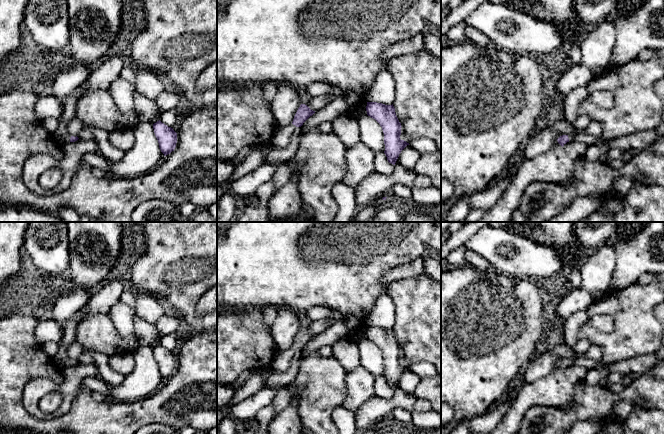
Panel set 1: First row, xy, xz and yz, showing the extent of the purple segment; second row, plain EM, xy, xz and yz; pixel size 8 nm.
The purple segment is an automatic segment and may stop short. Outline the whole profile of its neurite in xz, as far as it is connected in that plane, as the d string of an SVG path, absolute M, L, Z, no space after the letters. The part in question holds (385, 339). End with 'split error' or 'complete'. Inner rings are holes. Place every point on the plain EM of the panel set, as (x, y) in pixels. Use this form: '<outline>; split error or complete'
M367 326L367 339L375 343L382 351L384 357L385 379L389 387L395 389L401 375L409 369L400 363L401 347L399 346L395 332L377 326Z; complete

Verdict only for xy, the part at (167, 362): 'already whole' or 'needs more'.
already whole

